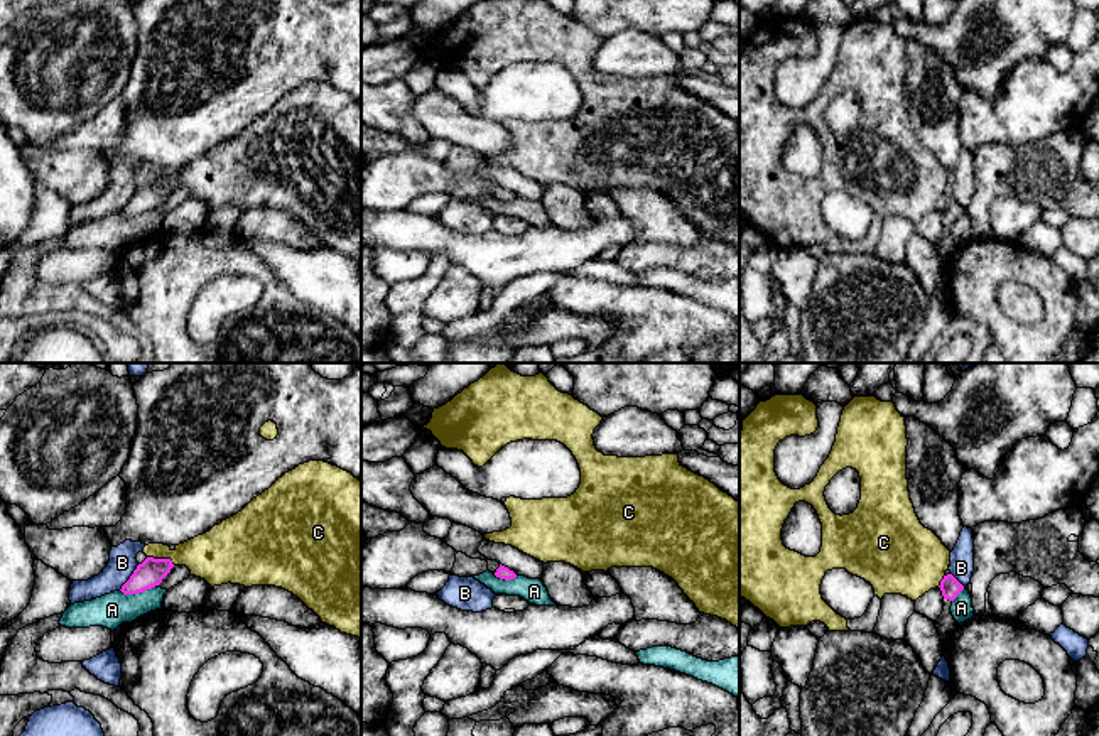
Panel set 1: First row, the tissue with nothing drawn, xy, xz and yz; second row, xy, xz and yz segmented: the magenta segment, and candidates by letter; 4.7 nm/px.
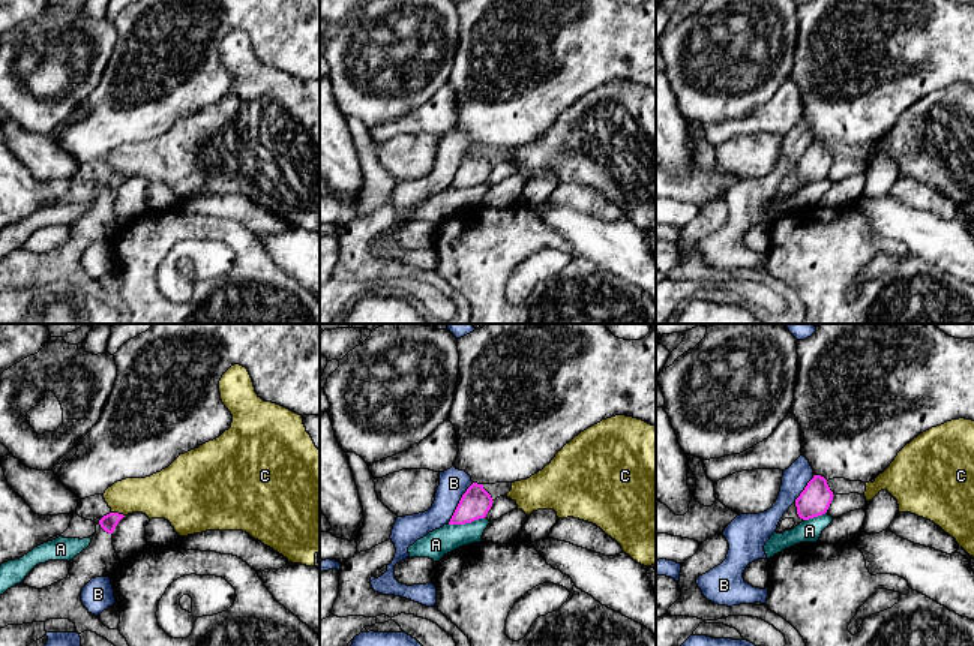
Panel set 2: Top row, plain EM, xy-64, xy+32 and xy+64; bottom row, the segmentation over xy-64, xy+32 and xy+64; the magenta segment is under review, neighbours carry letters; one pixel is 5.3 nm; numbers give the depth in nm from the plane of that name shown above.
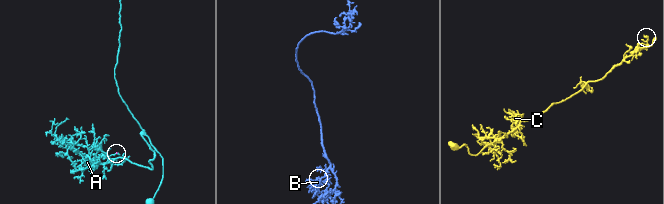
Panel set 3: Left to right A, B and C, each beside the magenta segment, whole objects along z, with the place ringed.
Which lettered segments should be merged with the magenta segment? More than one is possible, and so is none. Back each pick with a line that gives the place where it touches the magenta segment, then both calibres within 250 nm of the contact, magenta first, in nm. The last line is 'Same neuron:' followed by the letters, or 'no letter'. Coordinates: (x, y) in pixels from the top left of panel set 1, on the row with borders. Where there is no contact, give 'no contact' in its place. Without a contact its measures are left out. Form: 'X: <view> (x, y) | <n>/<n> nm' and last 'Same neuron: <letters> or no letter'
Same neuron: no letter

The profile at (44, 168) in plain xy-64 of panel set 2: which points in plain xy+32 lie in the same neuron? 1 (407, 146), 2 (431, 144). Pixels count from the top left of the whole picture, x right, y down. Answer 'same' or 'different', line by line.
1: same
2: same

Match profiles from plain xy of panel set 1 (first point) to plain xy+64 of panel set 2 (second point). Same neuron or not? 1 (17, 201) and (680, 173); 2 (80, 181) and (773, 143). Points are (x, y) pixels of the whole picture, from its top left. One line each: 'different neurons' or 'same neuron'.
1: same neuron
2: same neuron

